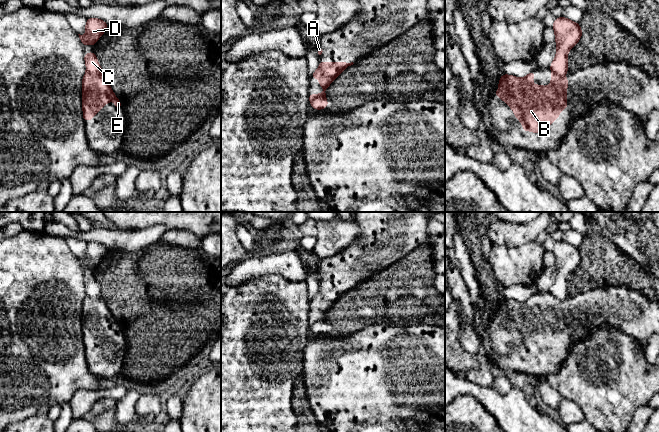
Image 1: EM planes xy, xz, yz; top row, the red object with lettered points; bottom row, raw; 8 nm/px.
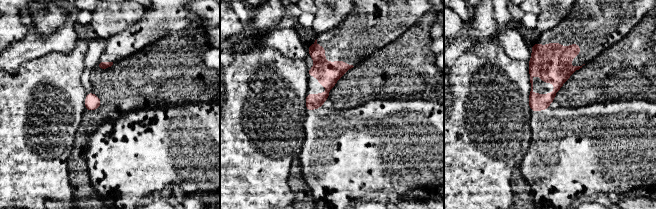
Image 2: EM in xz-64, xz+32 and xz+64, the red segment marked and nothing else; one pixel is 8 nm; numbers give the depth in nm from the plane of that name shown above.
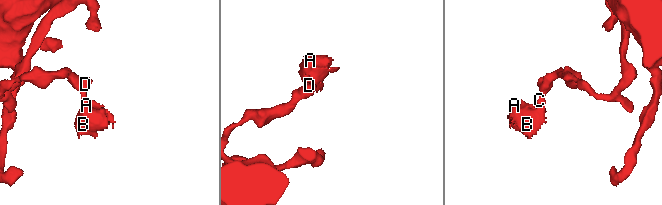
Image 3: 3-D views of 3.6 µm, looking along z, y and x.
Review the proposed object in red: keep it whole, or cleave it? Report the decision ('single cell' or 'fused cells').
fused cells

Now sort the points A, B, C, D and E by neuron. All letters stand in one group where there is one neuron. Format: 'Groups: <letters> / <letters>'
Groups: A B E / C D

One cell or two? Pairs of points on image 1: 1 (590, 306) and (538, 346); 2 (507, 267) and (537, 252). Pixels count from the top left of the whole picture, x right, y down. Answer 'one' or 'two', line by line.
1: one
2: one

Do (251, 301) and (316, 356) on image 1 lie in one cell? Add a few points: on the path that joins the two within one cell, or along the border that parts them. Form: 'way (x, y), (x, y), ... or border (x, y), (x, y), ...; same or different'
border (310, 333), (304, 350), (303, 370); different

